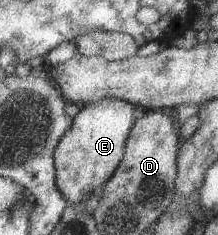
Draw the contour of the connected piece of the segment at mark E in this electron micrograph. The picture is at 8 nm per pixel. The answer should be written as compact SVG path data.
M106 98L81 107L74 116L74 124L55 150L58 188L70 205L80 204L114 176L125 157L130 130L137 121L134 117L136 108L130 102Z

